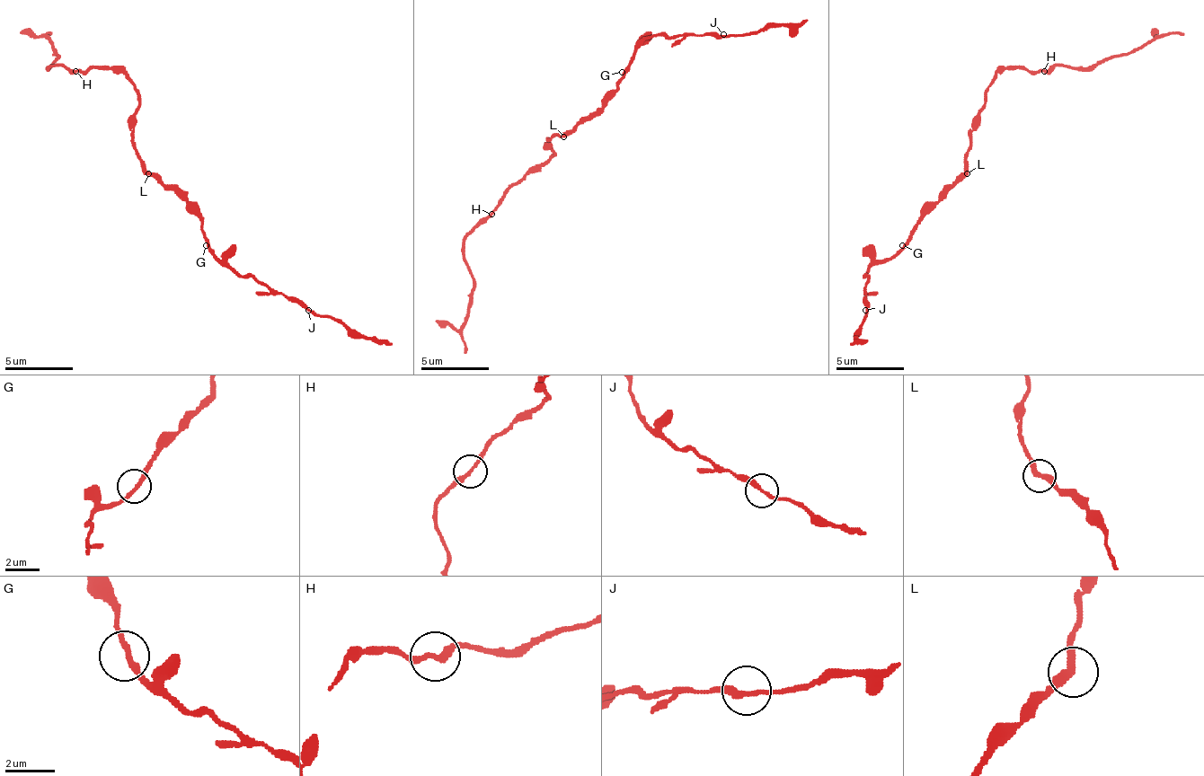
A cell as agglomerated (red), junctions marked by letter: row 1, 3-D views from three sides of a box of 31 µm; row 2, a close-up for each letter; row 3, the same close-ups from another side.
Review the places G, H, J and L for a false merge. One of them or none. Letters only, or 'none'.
H

